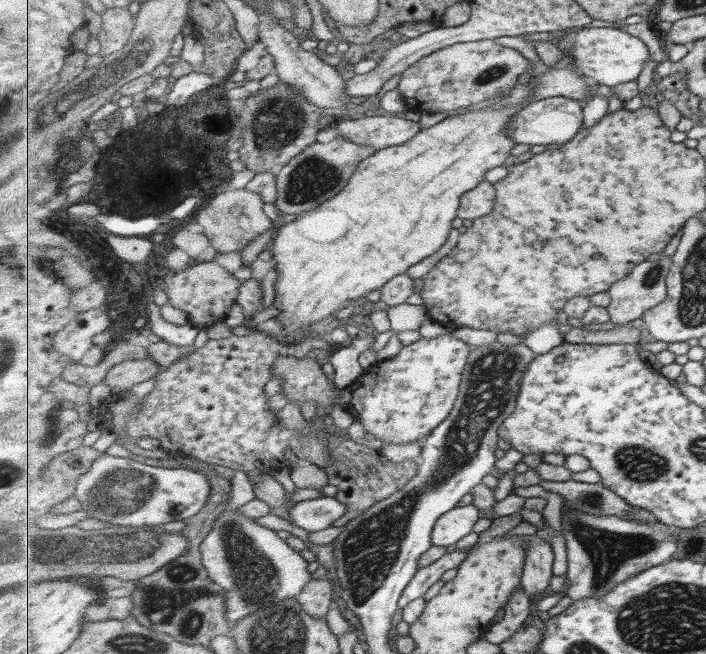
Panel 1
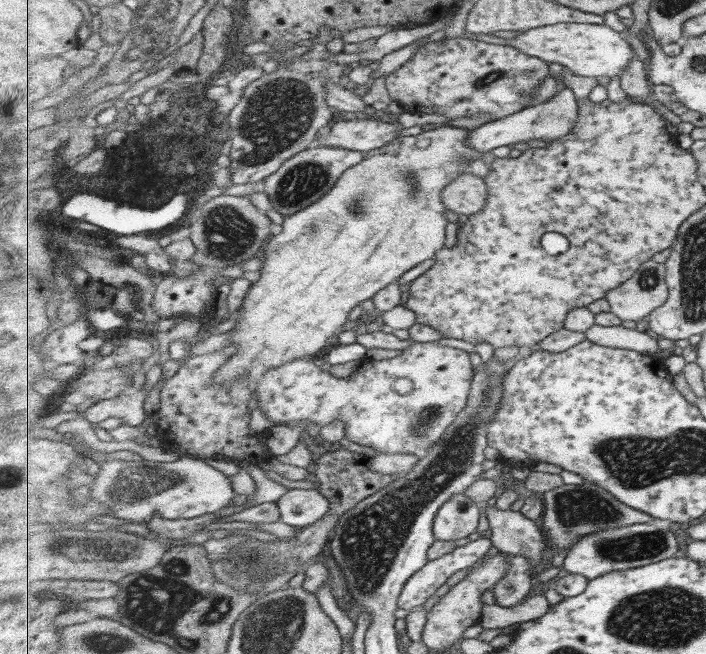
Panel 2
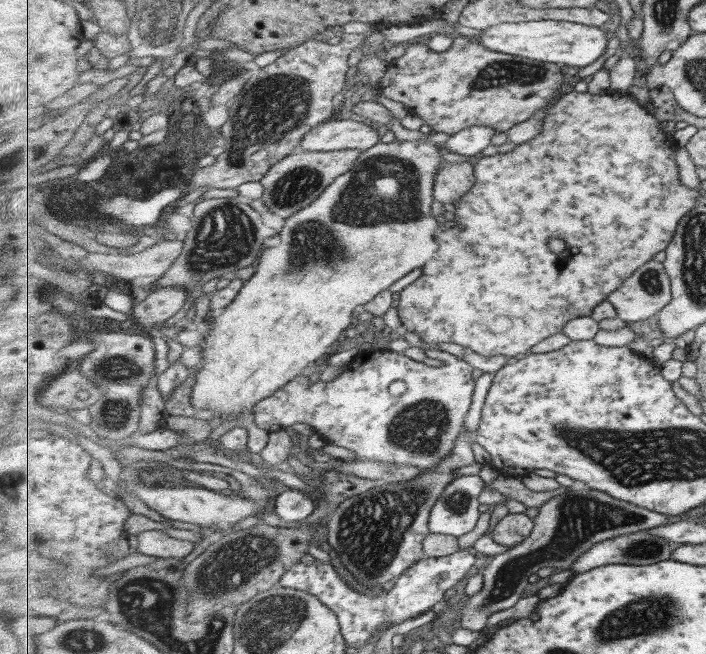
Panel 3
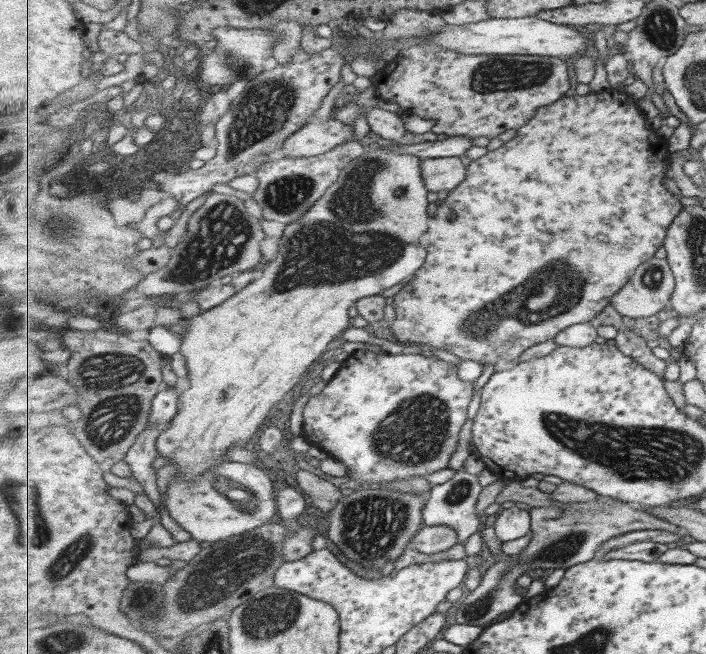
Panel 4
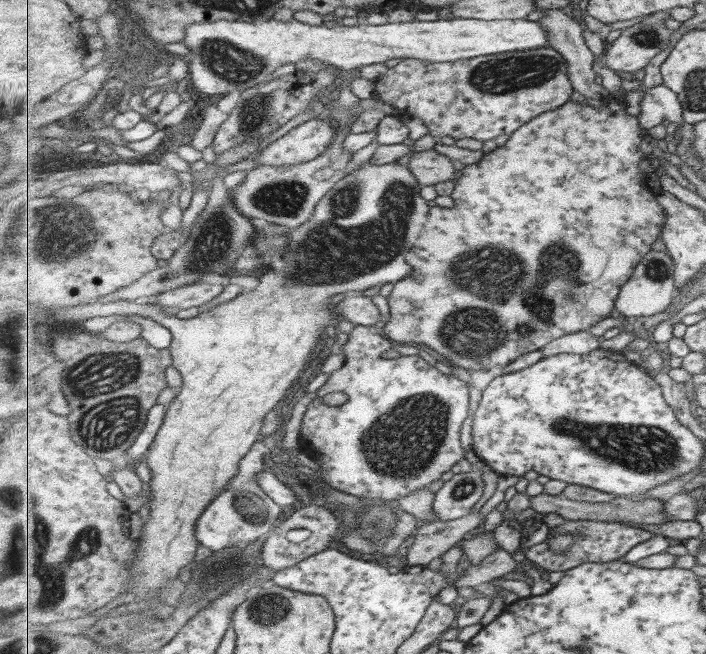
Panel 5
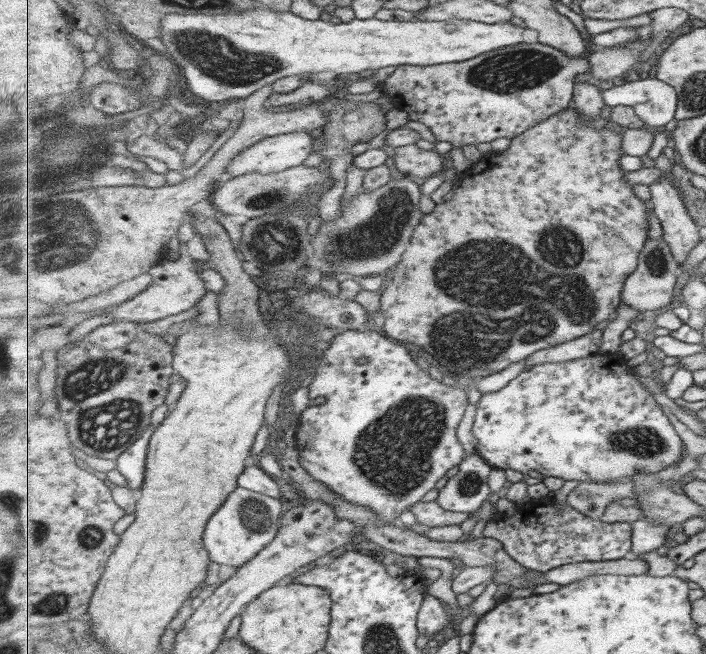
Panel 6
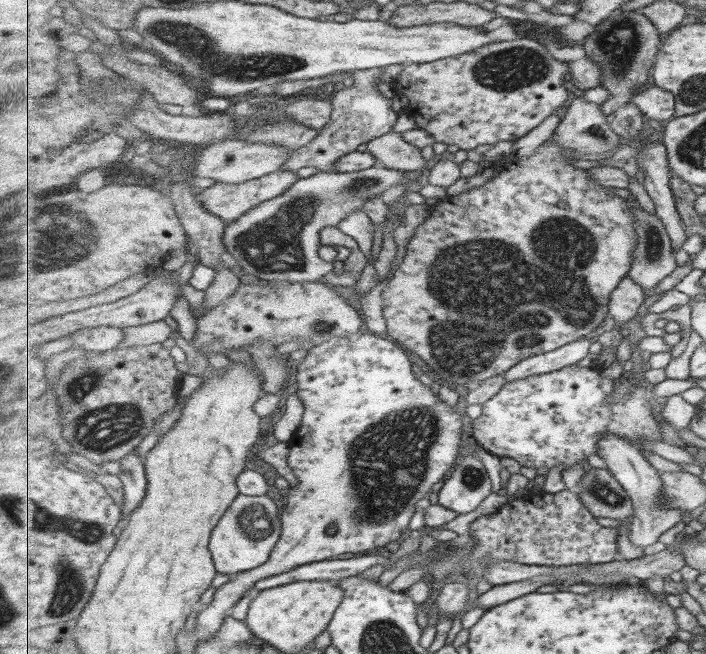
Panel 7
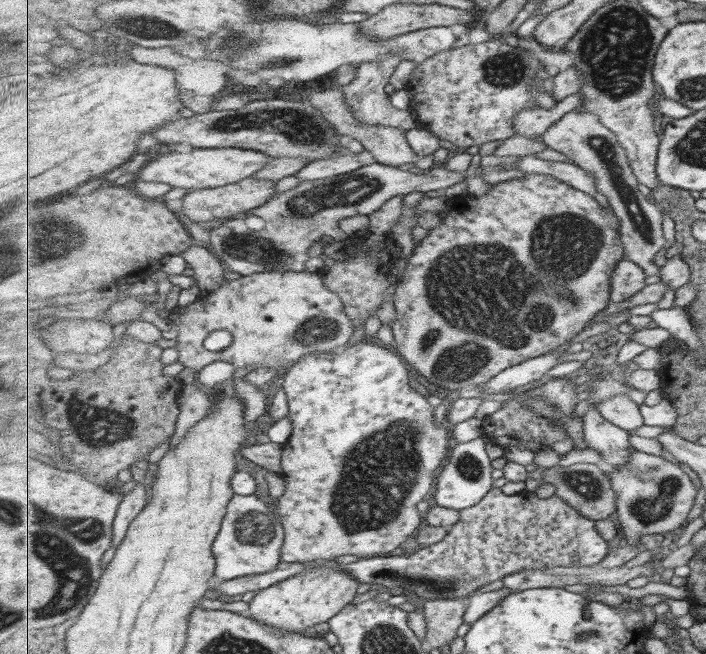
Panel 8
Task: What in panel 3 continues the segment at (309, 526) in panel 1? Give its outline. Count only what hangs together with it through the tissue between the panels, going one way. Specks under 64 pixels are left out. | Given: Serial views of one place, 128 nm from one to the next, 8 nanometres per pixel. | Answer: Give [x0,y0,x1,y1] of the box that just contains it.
[272,488,315,522]

